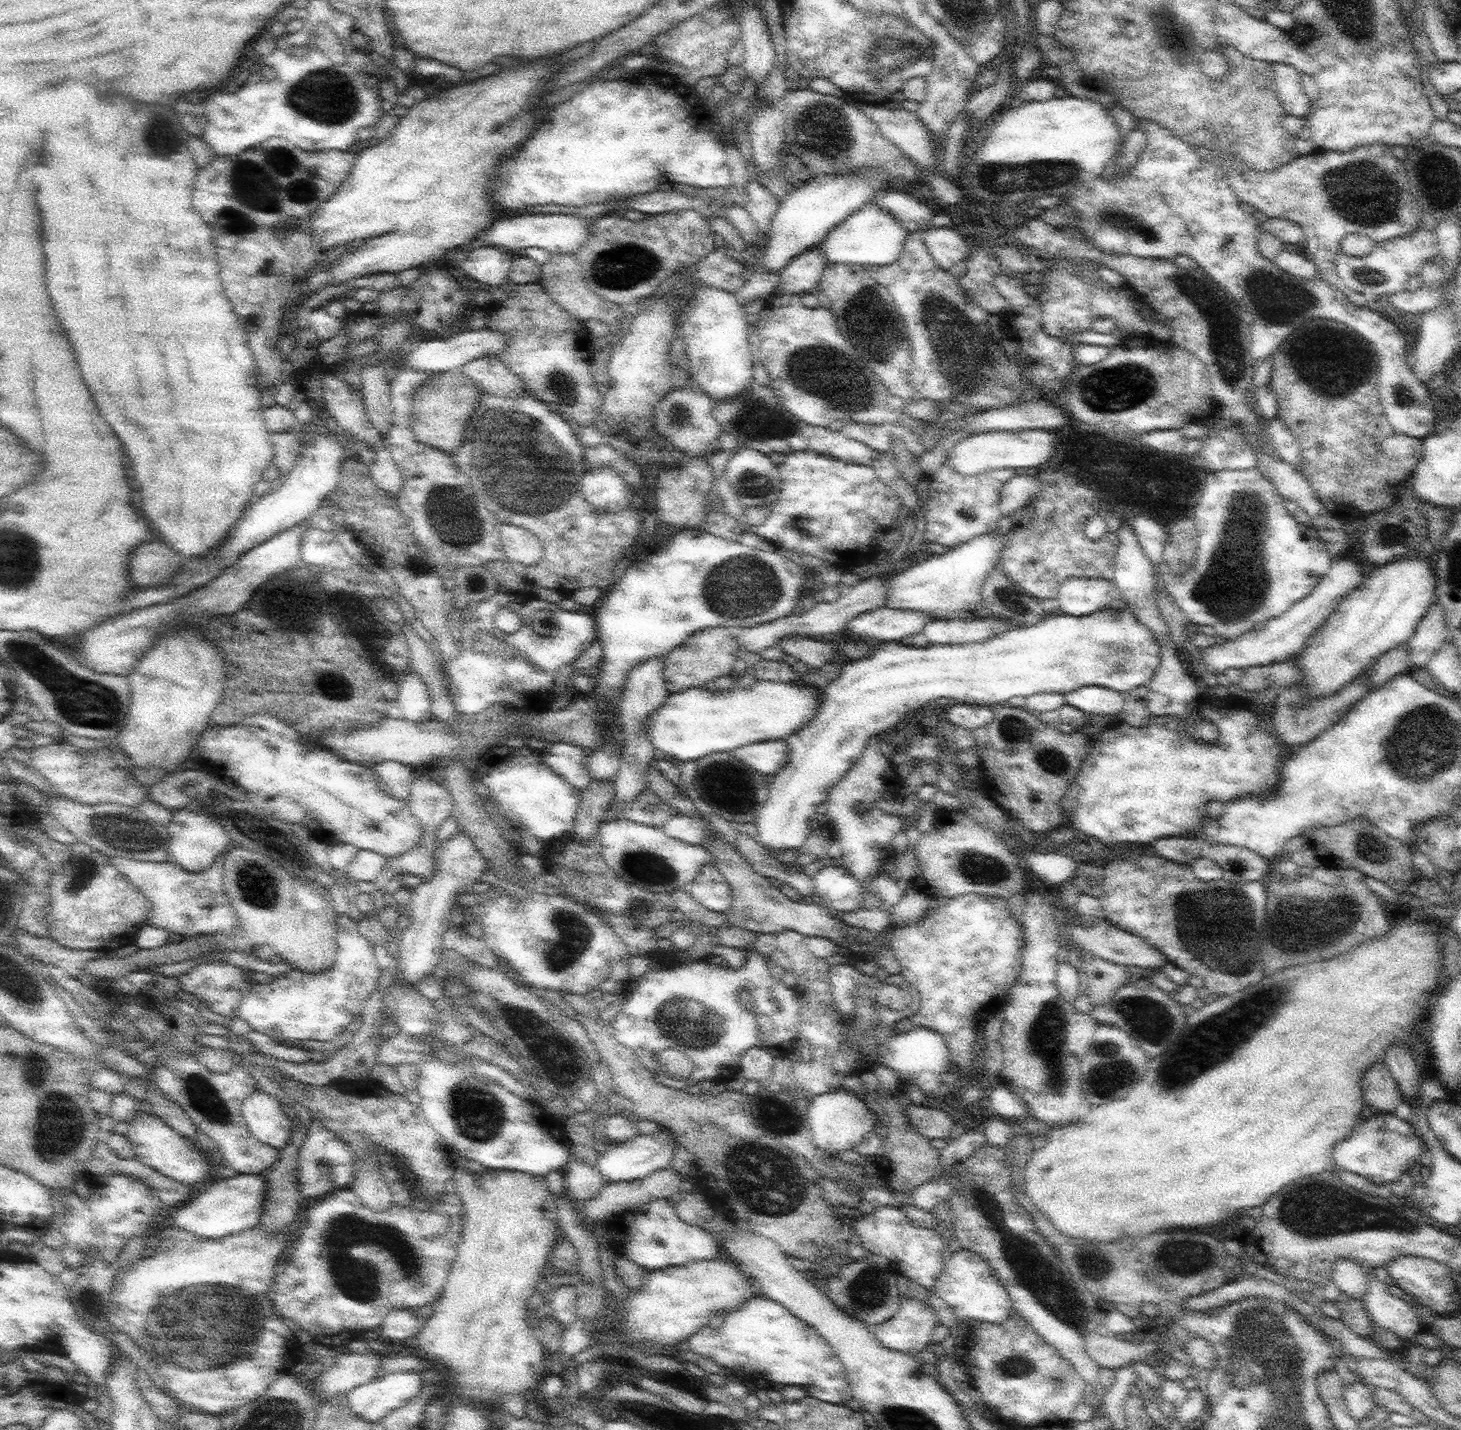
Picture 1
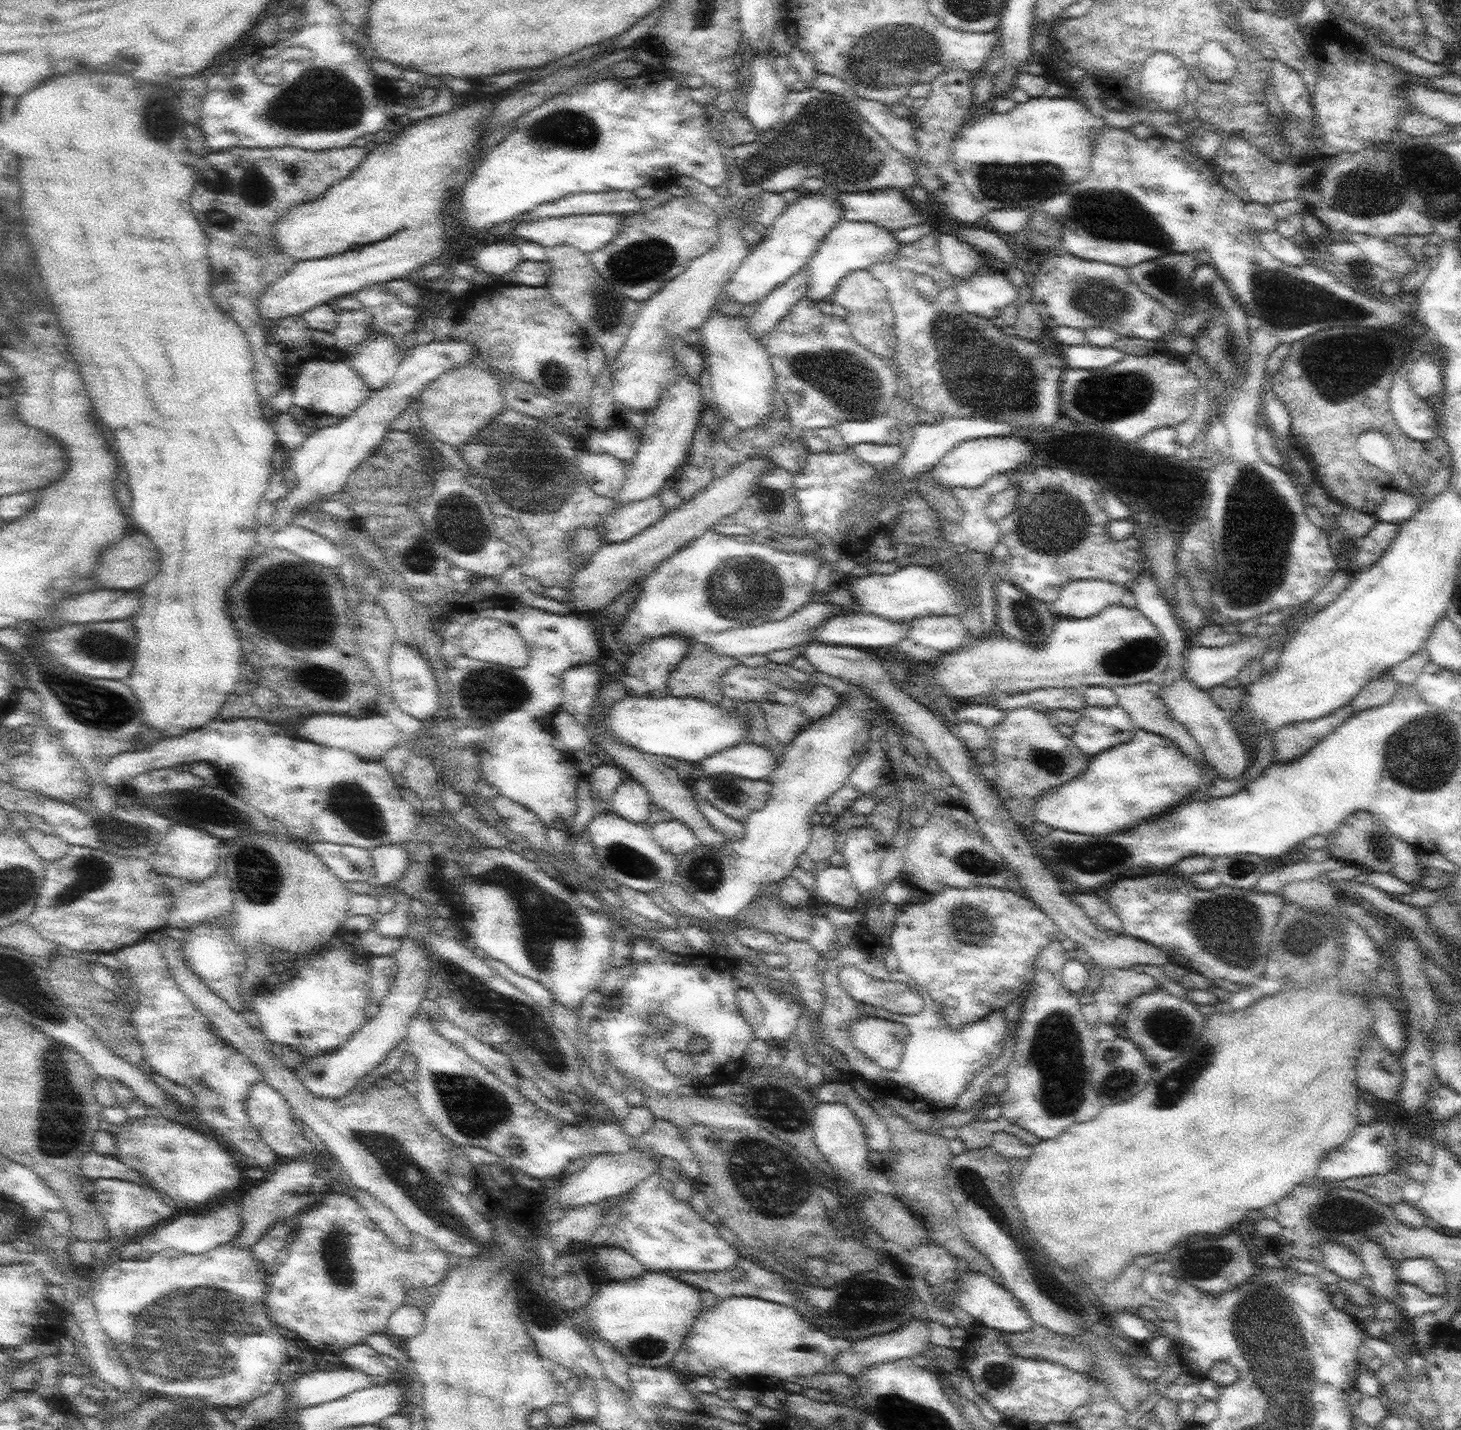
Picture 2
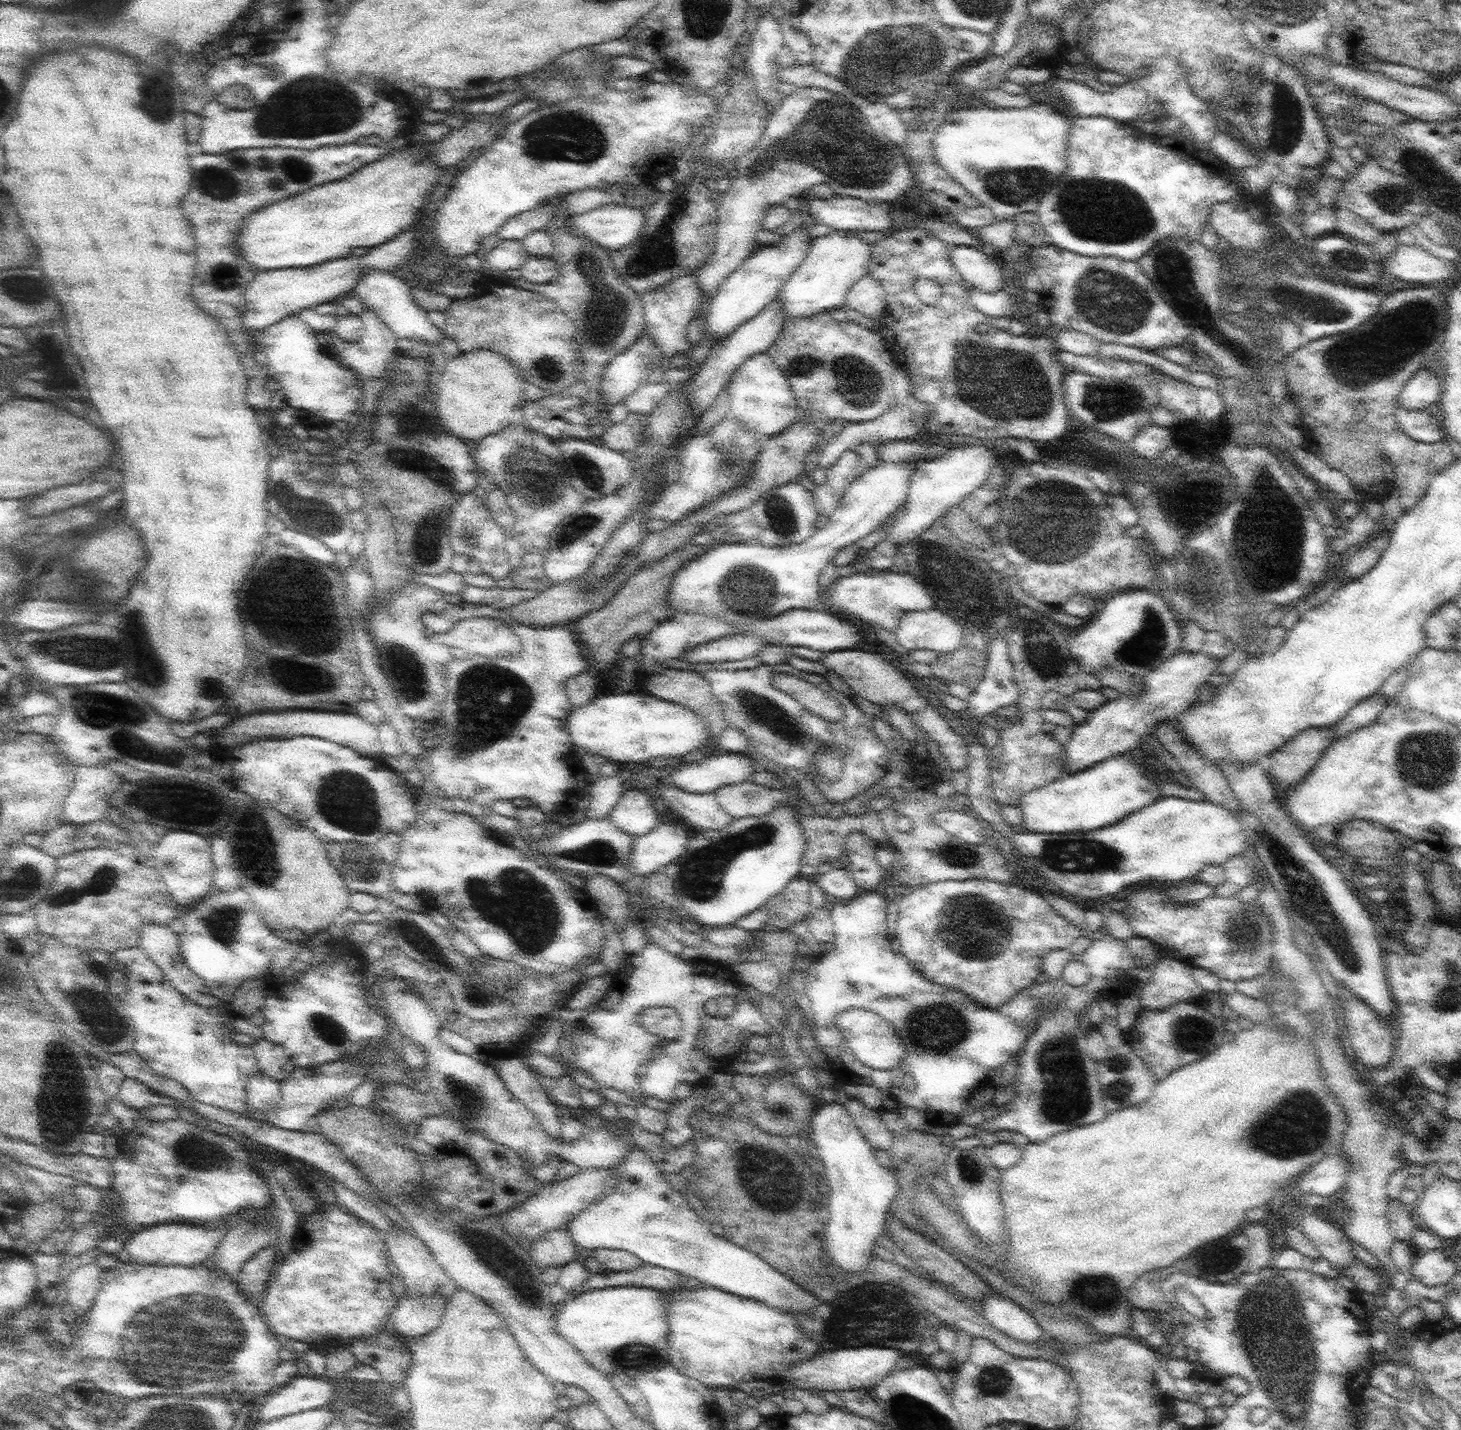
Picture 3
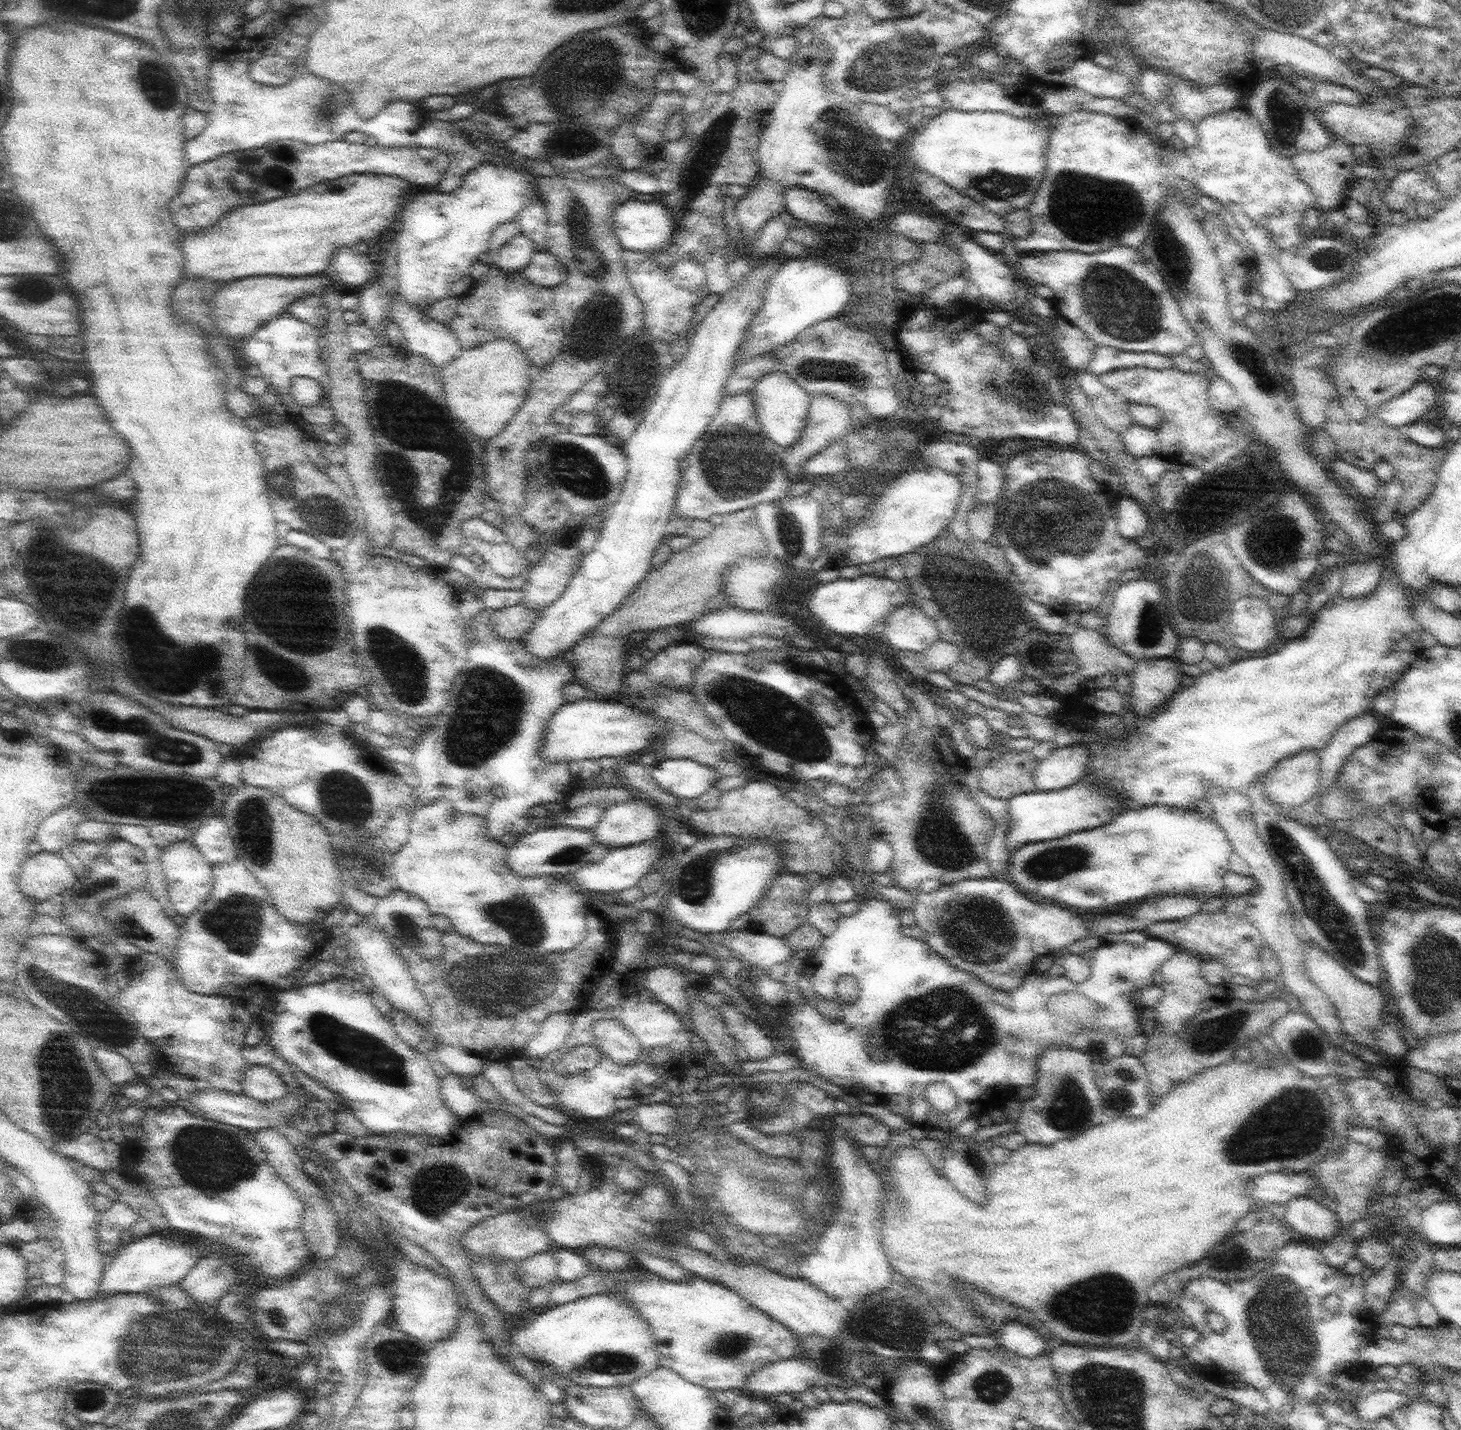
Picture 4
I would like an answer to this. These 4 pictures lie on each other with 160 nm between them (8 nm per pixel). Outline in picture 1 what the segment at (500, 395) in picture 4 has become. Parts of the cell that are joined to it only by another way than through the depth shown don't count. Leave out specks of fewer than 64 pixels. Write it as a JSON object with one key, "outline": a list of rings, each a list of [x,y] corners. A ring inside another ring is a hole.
{"outline":[[[446,371],[434,374],[413,396],[412,431],[416,441],[454,456],[462,446],[464,430],[478,408],[482,394],[486,392],[478,389],[464,373]]]}

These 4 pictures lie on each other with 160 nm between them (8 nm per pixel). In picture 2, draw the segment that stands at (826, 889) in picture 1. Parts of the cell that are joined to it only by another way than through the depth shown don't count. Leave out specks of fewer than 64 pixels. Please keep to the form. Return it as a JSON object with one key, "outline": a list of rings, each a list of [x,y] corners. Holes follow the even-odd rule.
{"outline":[[[827,864],[815,872],[813,893],[824,904],[834,904],[842,909],[855,909],[860,899],[856,884],[847,868]]]}

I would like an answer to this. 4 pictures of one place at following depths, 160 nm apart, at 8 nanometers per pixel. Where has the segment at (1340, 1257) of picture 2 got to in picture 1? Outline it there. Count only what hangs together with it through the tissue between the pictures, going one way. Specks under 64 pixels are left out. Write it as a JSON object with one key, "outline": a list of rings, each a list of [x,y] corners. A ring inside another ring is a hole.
{"outline":[[[1339,1258],[1333,1266],[1333,1279],[1342,1293],[1352,1298],[1360,1298],[1368,1292],[1368,1271],[1355,1260]]]}

